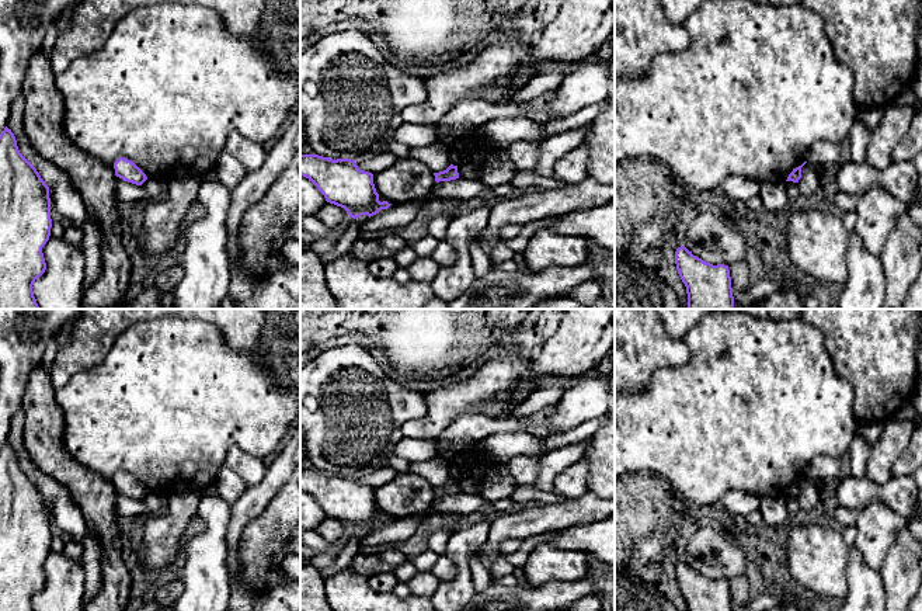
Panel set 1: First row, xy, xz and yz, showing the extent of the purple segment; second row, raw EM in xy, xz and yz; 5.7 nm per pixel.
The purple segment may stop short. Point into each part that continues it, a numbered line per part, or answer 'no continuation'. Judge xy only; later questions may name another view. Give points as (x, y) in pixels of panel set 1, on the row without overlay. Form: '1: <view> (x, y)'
no continuation

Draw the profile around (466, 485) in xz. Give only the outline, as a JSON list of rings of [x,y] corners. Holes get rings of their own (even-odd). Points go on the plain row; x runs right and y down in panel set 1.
[[[463,478],[457,480],[457,487],[460,493],[466,493],[466,494],[481,493],[480,485],[470,478]]]

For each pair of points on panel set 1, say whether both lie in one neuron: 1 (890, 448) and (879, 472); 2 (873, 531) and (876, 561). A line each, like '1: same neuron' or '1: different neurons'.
1: same neuron
2: same neuron

